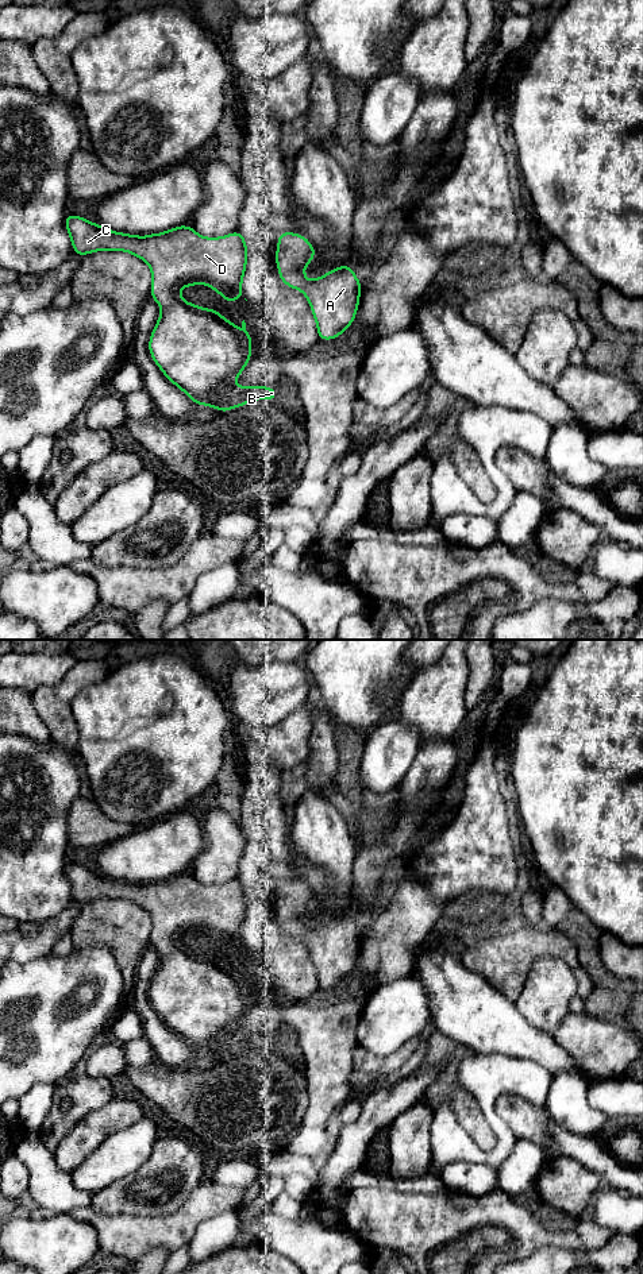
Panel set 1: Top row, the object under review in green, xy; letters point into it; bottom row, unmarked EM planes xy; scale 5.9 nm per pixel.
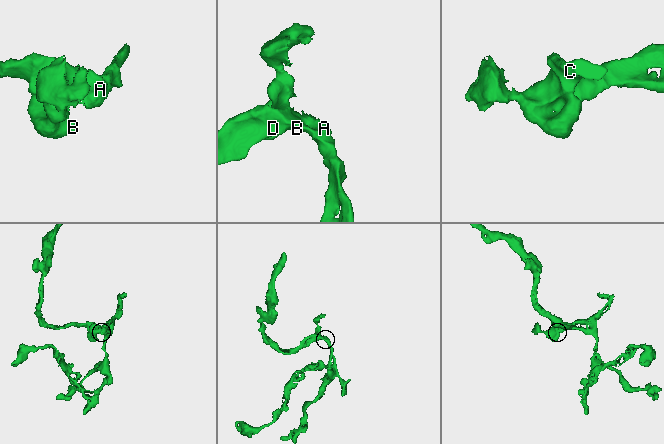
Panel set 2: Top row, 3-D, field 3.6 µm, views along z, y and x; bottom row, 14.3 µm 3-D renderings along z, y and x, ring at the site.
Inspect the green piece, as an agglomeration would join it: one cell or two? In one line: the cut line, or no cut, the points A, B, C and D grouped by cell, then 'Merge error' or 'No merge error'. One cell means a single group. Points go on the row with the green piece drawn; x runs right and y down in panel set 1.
No split. Groups: A B C D. No merge error

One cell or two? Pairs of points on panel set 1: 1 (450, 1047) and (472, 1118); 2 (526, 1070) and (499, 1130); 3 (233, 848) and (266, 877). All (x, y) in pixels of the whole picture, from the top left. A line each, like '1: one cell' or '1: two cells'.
1: one cell
2: one cell
3: two cells

